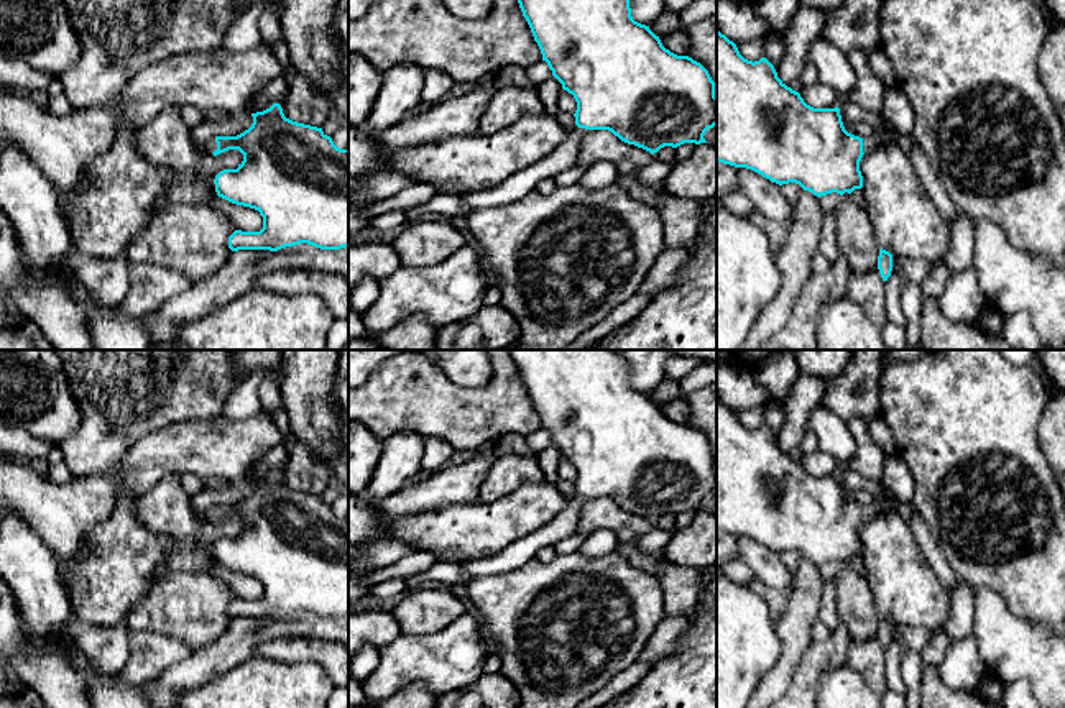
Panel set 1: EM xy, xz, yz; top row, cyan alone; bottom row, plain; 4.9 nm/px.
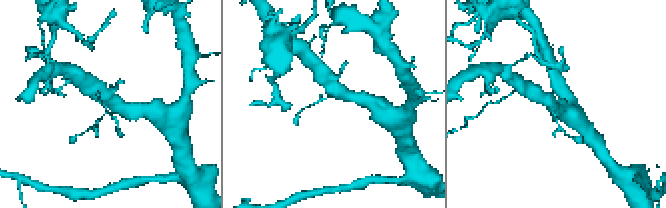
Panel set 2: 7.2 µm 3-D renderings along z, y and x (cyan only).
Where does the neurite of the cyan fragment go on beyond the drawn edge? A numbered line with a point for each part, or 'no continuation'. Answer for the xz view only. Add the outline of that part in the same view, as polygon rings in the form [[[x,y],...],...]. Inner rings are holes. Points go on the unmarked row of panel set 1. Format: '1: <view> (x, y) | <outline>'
1: xz (516, 554) | [[[570,496],[567,508],[549,524],[542,526],[536,532],[518,539],[501,552],[463,562],[463,570],[470,580],[511,572],[536,559],[536,554],[546,545],[556,545],[574,536],[579,527],[580,509],[585,504],[585,496]]]

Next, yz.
1: yz (876, 506) | [[[873,499],[869,504],[863,506],[863,521],[871,521],[881,514],[894,514],[894,503],[888,503],[884,499]]]

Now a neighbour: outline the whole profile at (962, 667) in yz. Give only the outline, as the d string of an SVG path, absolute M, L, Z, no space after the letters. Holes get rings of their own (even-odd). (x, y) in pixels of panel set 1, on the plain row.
M971 634L965 639L953 641L938 672L942 680L952 688L963 688L975 692L980 677L986 670L980 652L976 637Z

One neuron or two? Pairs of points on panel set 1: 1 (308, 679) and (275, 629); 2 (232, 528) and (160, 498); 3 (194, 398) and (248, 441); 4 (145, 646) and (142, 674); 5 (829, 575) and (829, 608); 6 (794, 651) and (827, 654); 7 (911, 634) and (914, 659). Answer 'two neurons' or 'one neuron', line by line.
1: two neurons
2: one neuron
3: two neurons
4: one neuron
5: one neuron
6: two neurons
7: two neurons

